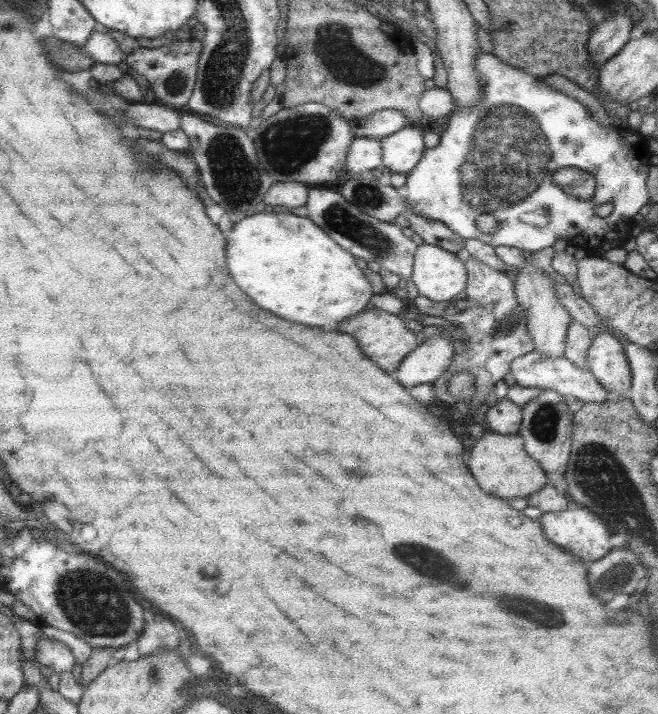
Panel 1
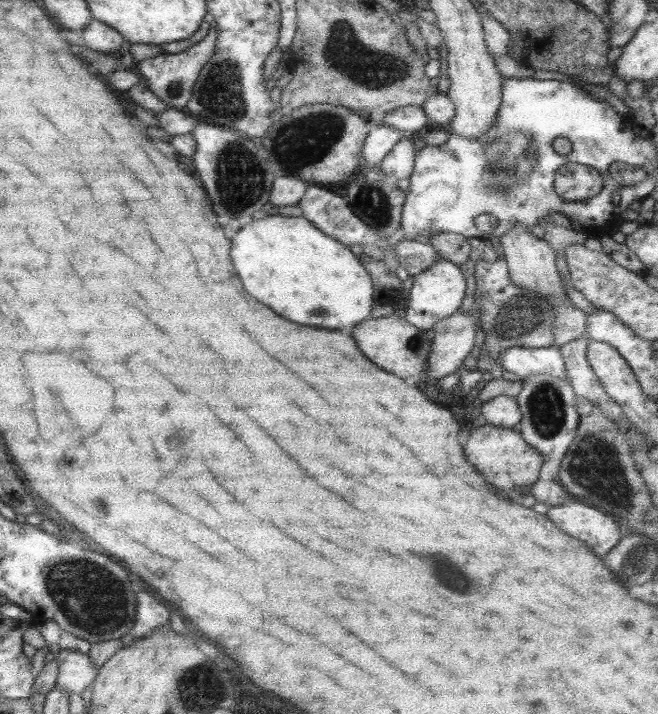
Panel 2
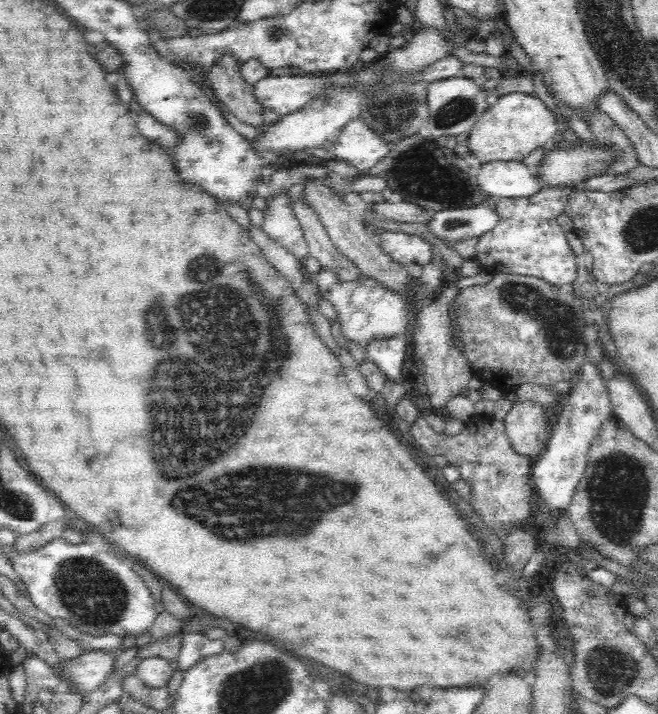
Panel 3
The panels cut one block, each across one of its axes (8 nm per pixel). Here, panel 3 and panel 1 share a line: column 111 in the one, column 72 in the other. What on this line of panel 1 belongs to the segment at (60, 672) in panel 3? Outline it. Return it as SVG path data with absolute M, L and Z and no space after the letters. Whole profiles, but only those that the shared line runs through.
M40 633L31 660L47 666L57 675L63 675L72 672L76 664L75 656L62 642Z

